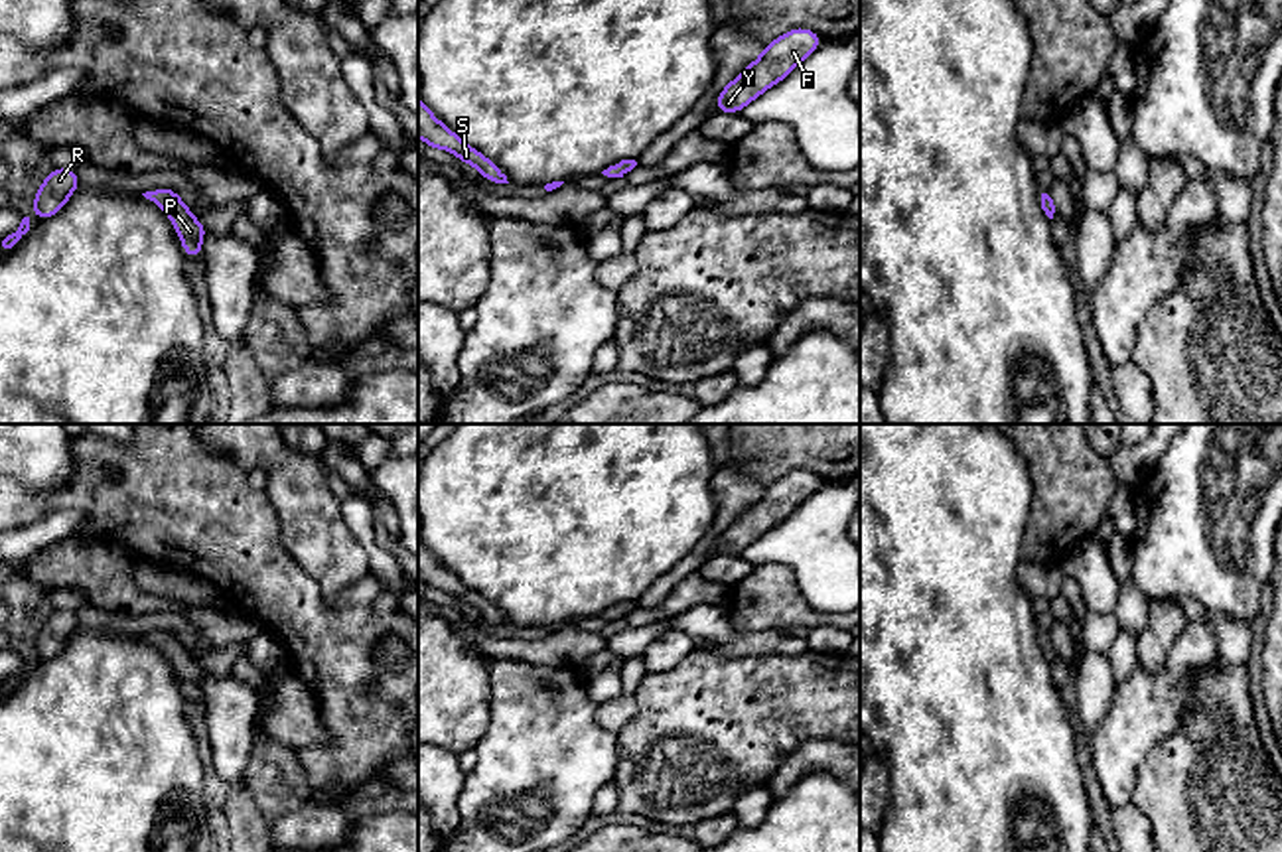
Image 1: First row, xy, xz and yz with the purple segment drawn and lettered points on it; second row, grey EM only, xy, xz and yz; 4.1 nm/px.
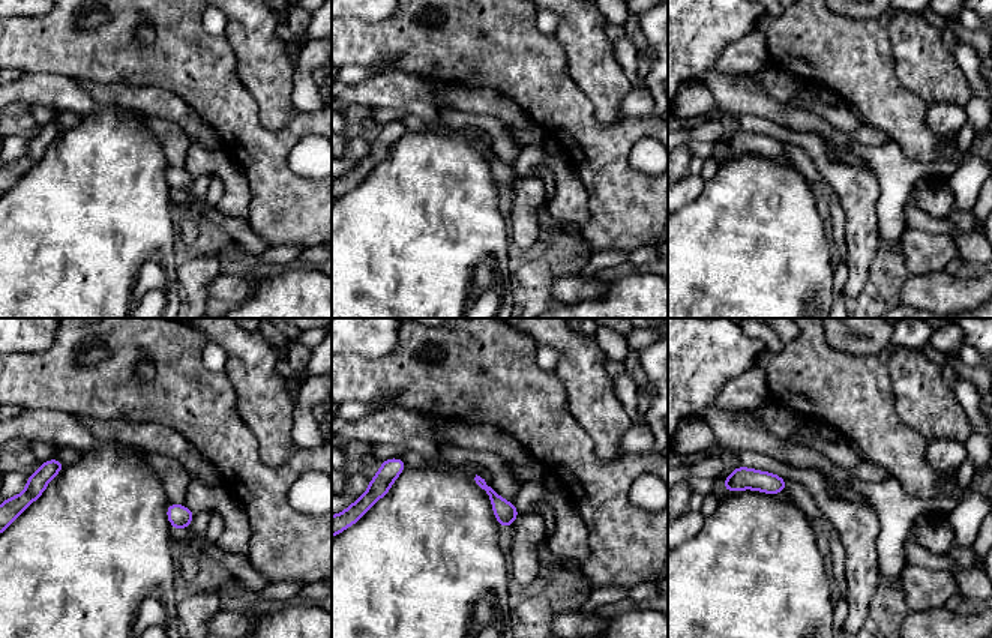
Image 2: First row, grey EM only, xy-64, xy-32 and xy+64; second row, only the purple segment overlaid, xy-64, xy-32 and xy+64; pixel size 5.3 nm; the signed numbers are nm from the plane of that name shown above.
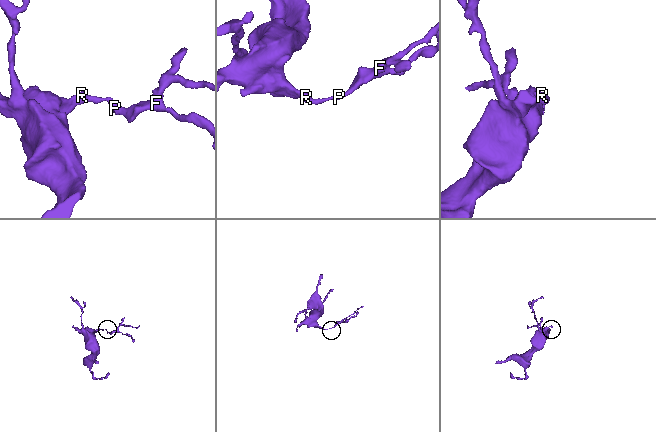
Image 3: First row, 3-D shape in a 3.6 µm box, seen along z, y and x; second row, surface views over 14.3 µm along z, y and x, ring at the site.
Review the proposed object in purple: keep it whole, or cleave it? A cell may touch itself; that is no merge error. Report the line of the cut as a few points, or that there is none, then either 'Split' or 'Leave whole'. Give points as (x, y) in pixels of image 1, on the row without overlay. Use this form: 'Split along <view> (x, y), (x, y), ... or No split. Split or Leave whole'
No split. Leave whole

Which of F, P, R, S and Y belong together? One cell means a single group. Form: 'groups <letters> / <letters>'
groups F P R S Y

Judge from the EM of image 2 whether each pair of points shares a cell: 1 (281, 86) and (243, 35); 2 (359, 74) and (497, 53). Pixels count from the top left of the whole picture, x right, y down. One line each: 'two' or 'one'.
1: one
2: two

